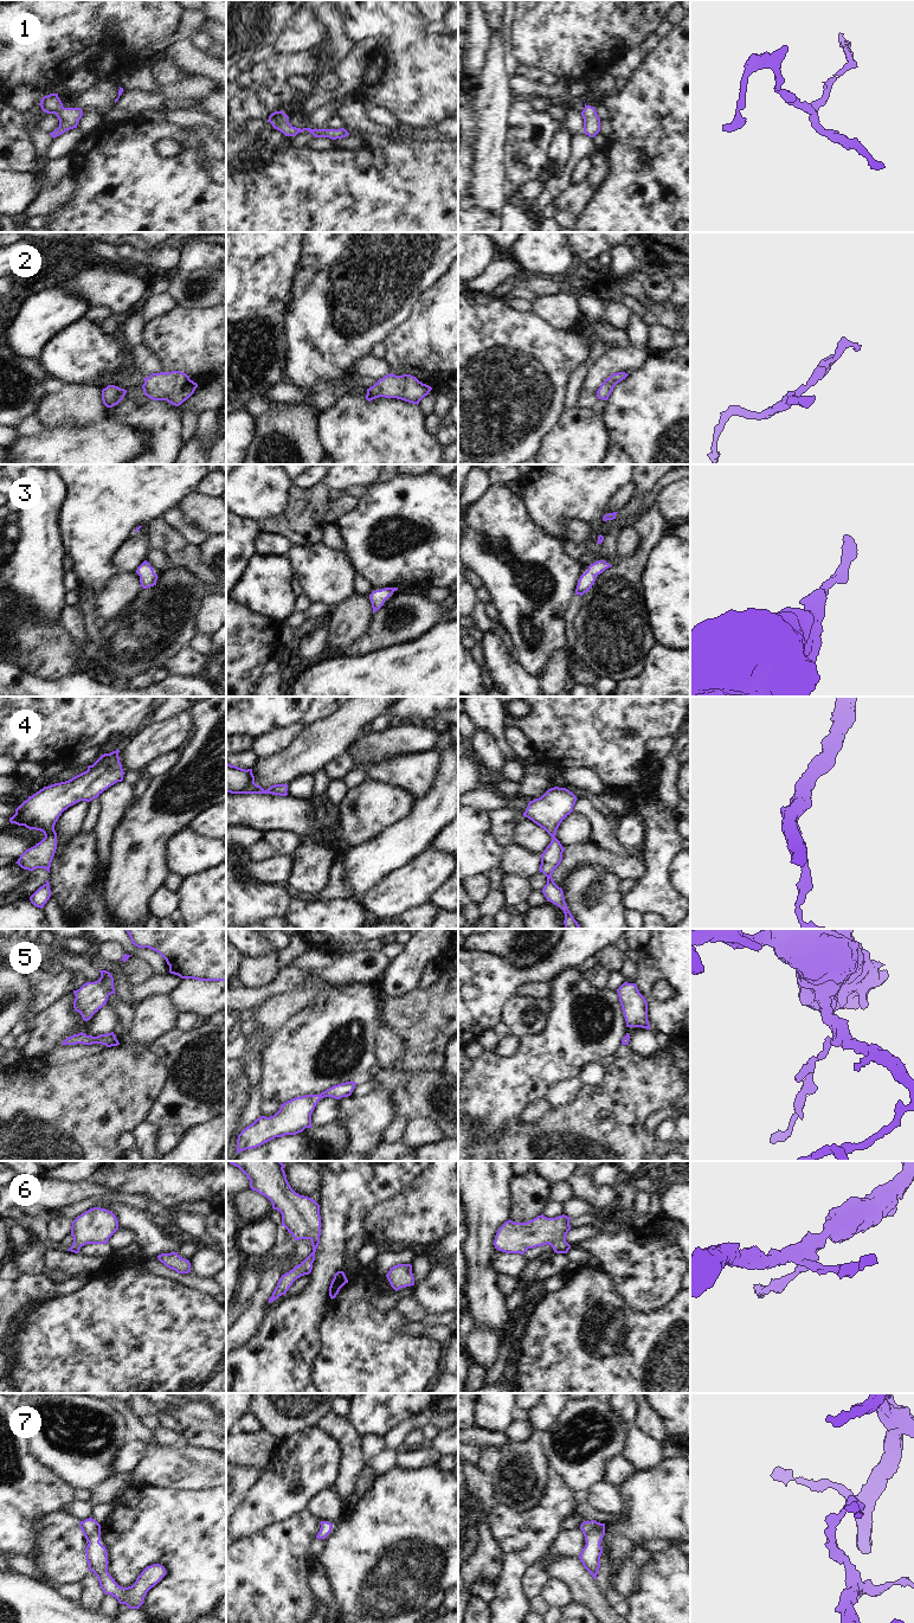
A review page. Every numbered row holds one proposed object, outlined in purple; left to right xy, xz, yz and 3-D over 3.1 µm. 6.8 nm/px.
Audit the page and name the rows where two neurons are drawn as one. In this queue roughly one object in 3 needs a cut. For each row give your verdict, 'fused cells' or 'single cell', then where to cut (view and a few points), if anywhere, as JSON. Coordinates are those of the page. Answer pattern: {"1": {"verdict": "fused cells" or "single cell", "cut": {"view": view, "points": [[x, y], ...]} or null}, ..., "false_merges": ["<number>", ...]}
{"1": {"verdict": "single cell", "cut": null}, "2": {"verdict": "single cell", "cut": null}, "3": {"verdict": "single cell", "cut": null}, "4": {"verdict": "single cell", "cut": null}, "5": {"verdict": "single cell", "cut": null}, "6": {"verdict": "single cell", "cut": null}, "7": {"verdict": "single cell", "cut": null}, "false_merges": []}

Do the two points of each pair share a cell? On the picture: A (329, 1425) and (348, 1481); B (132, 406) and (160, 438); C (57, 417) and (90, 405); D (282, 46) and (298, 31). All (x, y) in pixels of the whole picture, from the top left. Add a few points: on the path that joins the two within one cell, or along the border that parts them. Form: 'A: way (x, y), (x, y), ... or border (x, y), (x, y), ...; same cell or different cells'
A: way (343, 1438), (348, 1443), (348, 1467); same cell
B: way (140, 415), (155, 430); same cell
C: way (65, 409), (82, 405); same cell
D: way (285, 43), (295, 34); same cell

